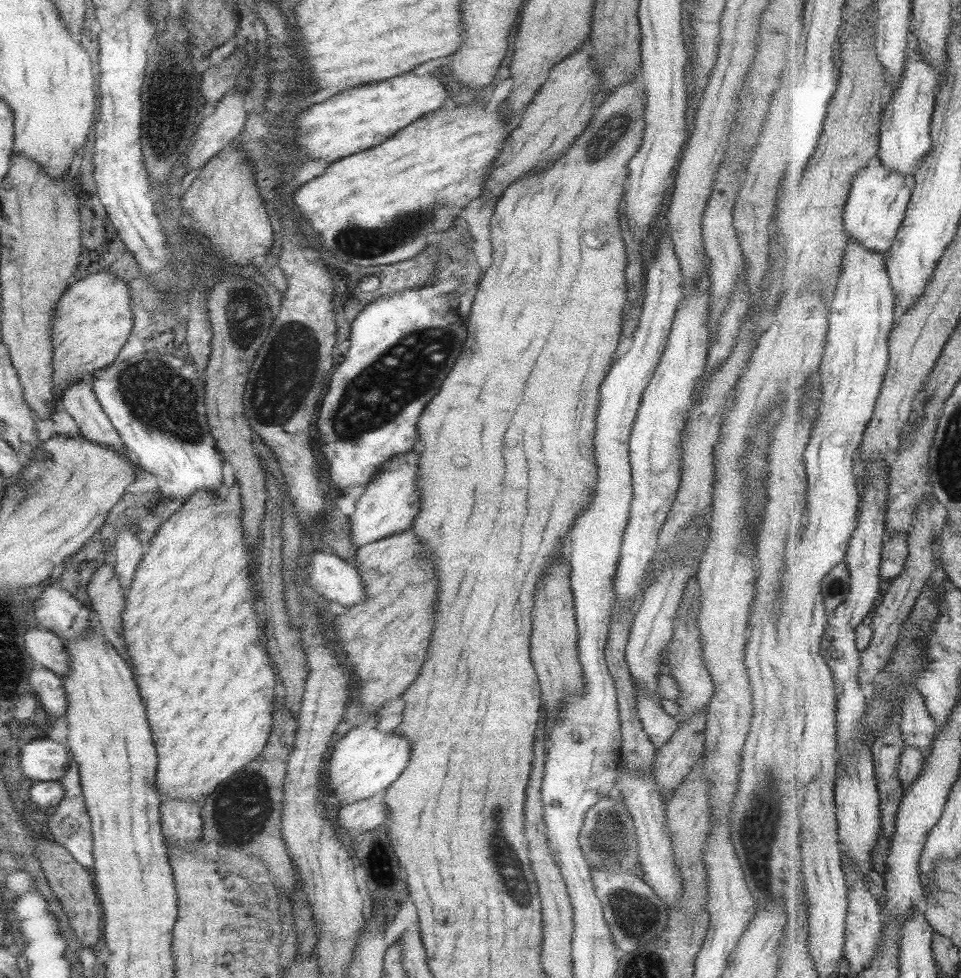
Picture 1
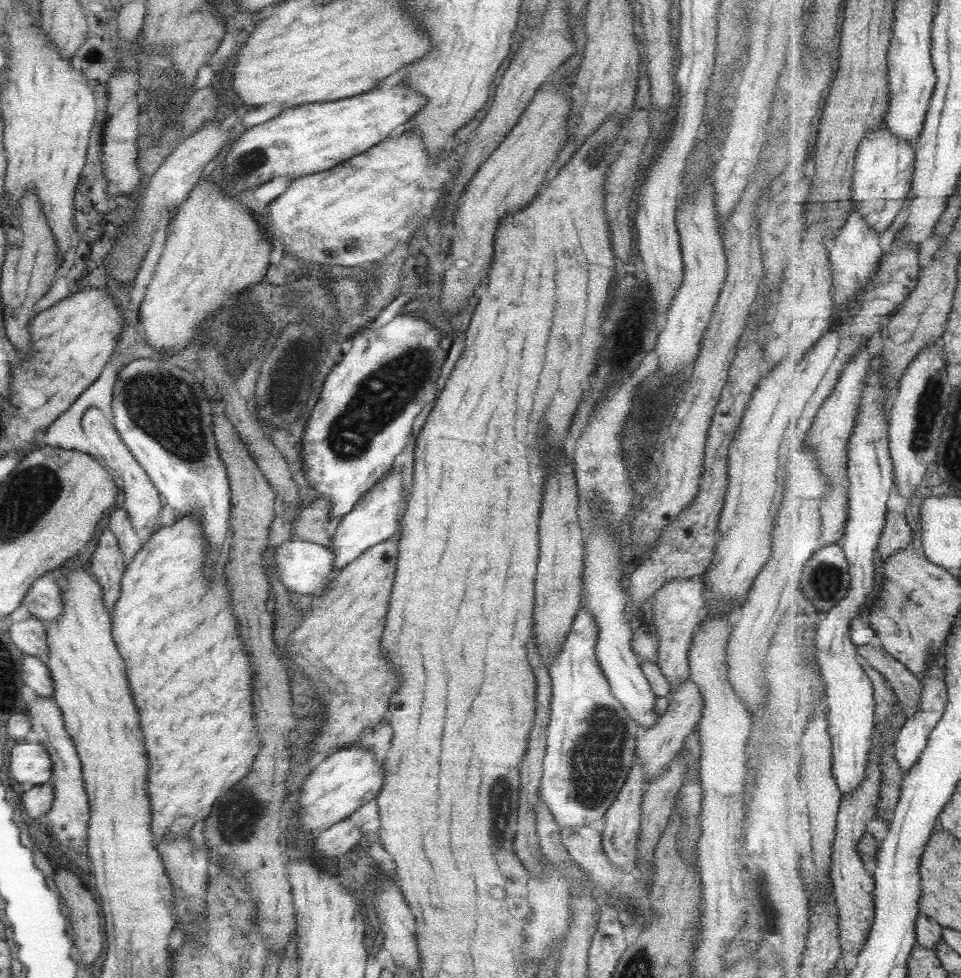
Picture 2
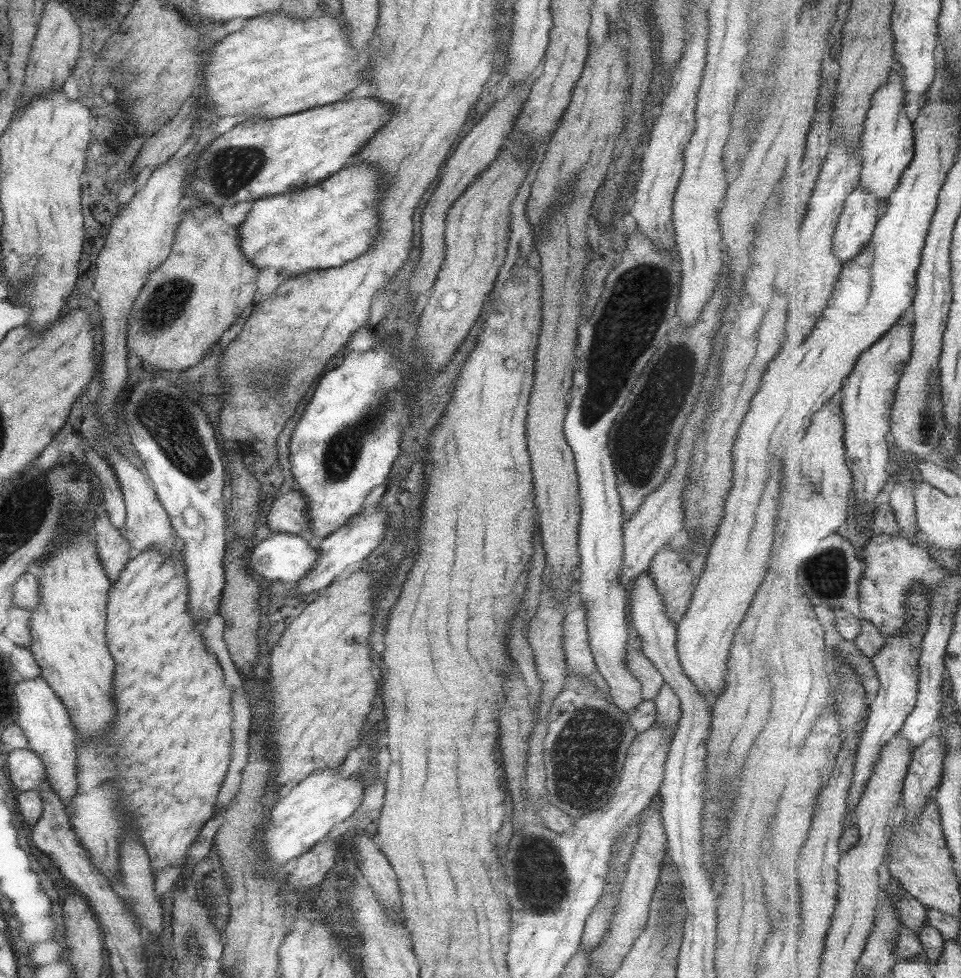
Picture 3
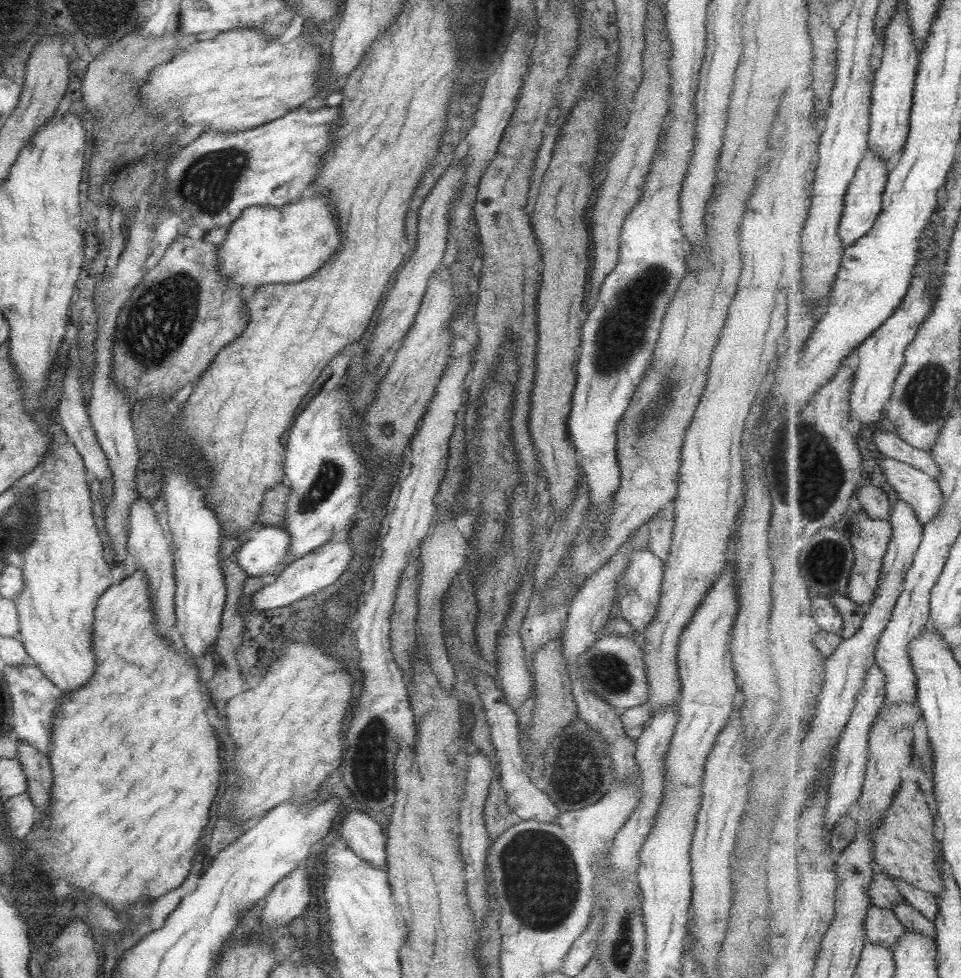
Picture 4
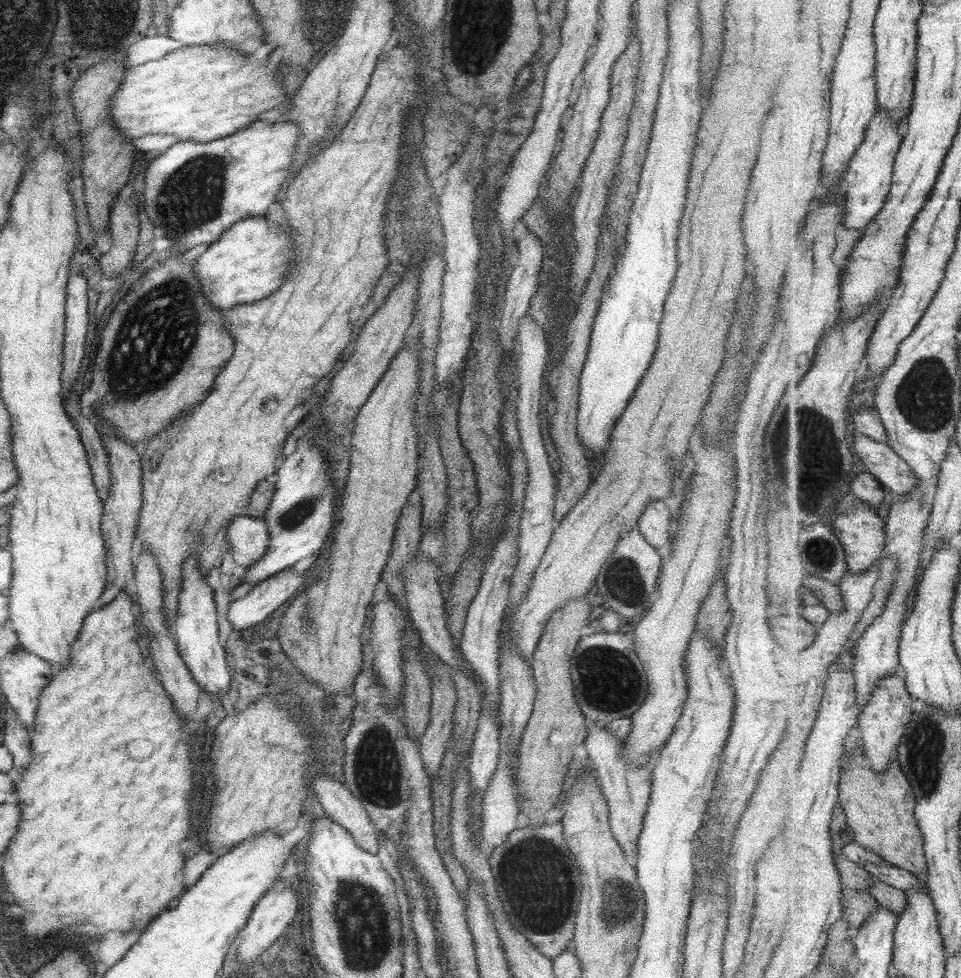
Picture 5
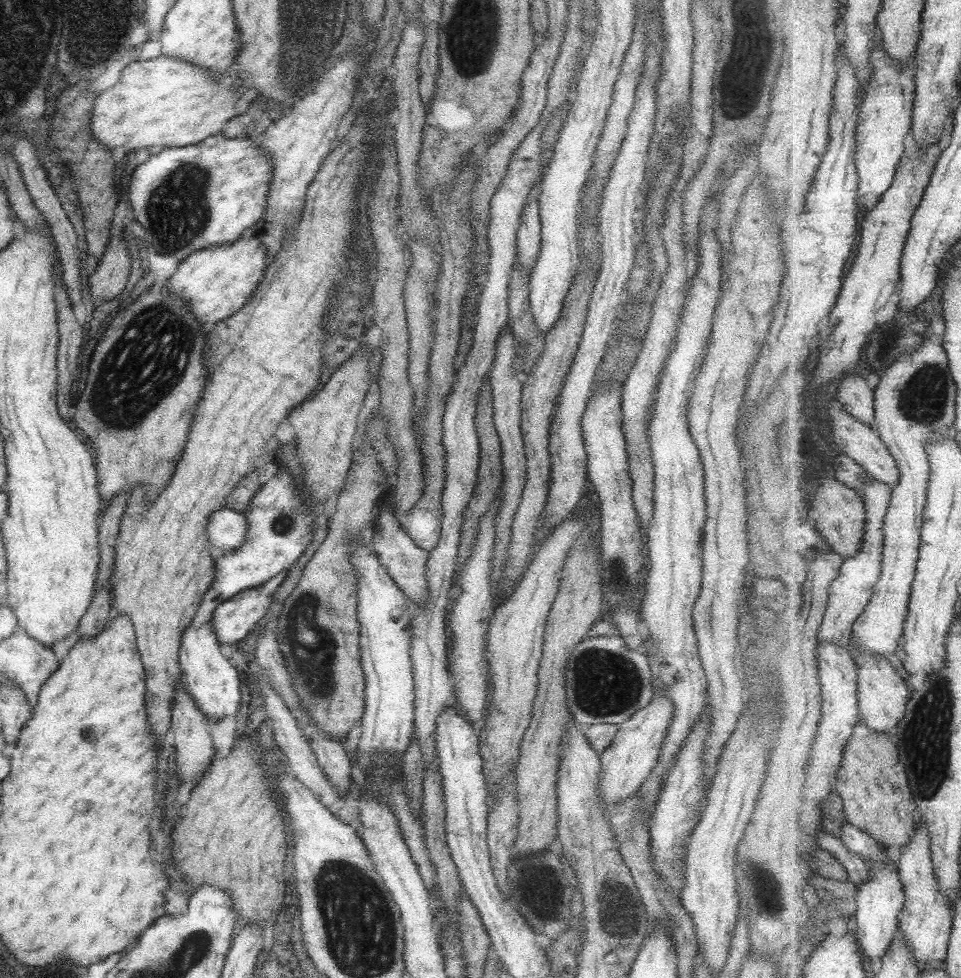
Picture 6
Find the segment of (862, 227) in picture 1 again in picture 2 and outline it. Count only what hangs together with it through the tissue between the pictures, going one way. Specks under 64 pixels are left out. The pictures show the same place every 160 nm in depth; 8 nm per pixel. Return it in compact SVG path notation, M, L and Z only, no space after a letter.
M885 123L869 131L856 156L856 169L853 180L853 202L857 212L867 220L867 224L879 232L891 227L899 216L904 201L912 195L912 183L916 173L916 150L909 141L896 135Z

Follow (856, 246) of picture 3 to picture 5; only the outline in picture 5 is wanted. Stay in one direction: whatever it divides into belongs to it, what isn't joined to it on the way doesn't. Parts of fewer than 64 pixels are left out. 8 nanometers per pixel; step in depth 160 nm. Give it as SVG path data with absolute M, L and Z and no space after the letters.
M878 105L875 116L868 124L865 140L848 164L843 184L843 222L851 230L863 231L884 210L893 184L896 156L904 144L905 122L894 121L888 110Z

